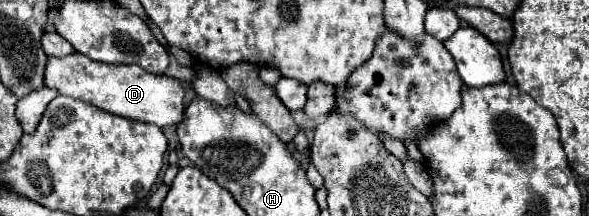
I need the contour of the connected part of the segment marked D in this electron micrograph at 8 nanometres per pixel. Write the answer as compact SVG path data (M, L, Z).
M79 53L63 59L51 57L45 67L45 85L51 89L55 87L61 95L83 99L107 113L141 123L153 123L161 129L179 125L185 117L185 89L181 81L167 75L147 73L139 65L107 65L91 61Z

